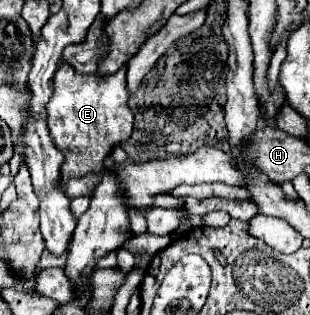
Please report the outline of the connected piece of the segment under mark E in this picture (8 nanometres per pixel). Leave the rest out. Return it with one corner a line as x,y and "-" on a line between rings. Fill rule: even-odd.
60,65
54,75
54,95
48,103
48,127
50,135
58,149
64,153
64,163
60,167
64,181
68,177
82,177
84,173
96,173
96,169
104,169
104,159
112,153
118,143
124,143
132,135
134,115
128,107
128,91
126,91
126,69
120,69
114,75
98,77
98,75
78,75
70,65

